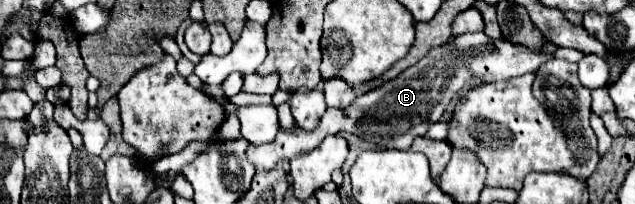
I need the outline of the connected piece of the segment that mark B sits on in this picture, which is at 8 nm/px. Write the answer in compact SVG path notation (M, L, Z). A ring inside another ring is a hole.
M468 33L452 37L446 45L432 49L416 65L402 71L400 77L394 77L392 81L386 81L384 85L356 97L352 105L348 105L348 109L326 109L326 113L320 119L320 125L314 131L294 129L290 107L288 103L282 103L278 107L280 131L276 141L266 145L250 145L248 157L258 171L272 169L278 163L278 159L288 161L300 153L308 153L316 149L326 135L336 133L352 133L362 139L370 139L382 149L410 149L414 137L418 137L418 133L424 135L428 127L442 117L446 105L466 87L466 83L470 83L470 79L482 79L484 83L492 83L532 73L544 61L550 61L556 49L558 45L546 41L540 51L530 51L524 49L524 45L490 39L486 37L486 33Z

